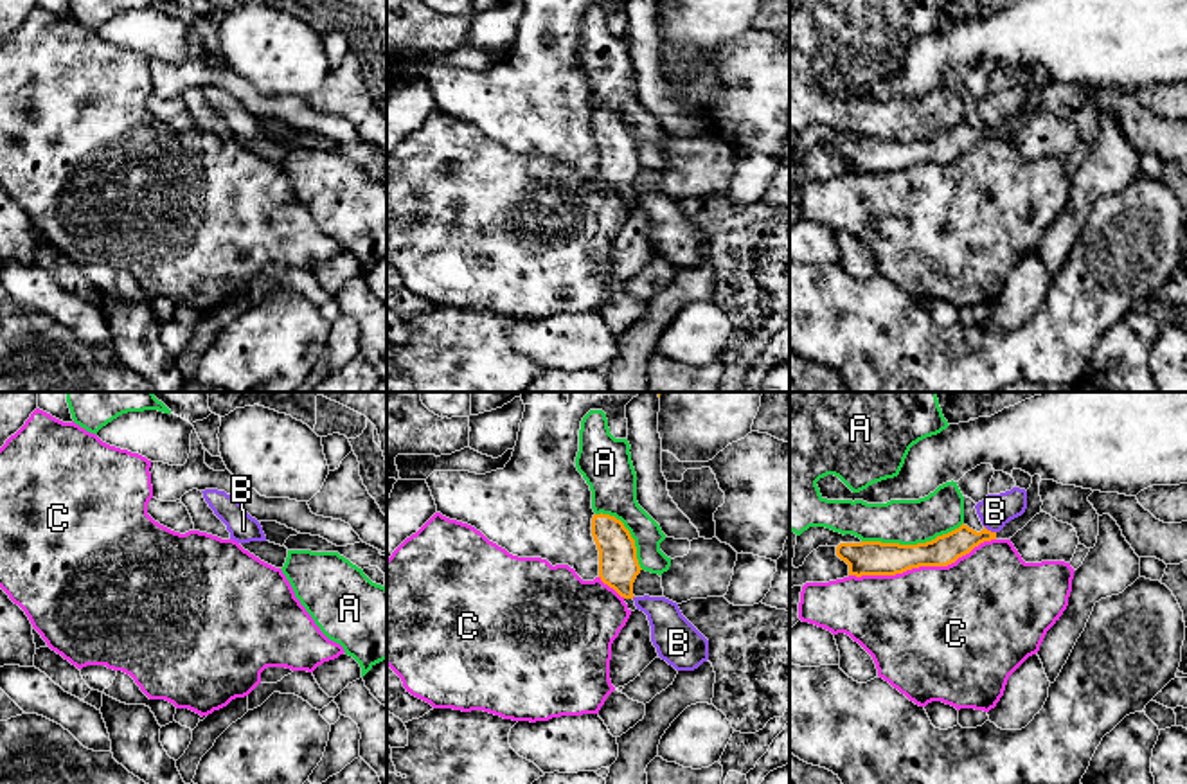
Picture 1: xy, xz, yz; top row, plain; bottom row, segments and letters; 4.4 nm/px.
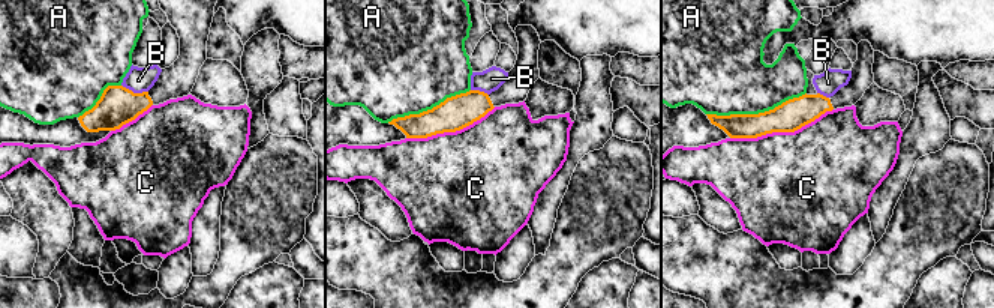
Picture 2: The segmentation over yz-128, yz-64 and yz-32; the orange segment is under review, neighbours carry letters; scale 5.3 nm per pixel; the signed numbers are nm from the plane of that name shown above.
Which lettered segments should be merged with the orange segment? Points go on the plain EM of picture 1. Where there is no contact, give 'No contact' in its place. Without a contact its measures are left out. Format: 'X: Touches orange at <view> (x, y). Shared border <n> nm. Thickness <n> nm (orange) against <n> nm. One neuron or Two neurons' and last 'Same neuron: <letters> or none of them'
A: Touches orange at yz (912, 142). Shared border 460 nm. Thickness 160 nm (orange) against 200 nm. Two neurons
B: Touches orange at yz (990, 128). Shared border 70 nm. Thickness 140 nm (orange) against 150 nm. Two neurons
C: Touches orange at yz (921, 162). Shared border 700 nm. Thickness 160 nm (orange) against 480 nm. Two neurons
Same neuron: none of them

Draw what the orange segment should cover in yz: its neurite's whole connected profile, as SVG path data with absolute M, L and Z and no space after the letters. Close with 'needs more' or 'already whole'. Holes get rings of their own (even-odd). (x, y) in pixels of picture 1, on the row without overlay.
M1034 72L1032 81L1027 86L1025 110L1005 120L1000 129L991 129L986 124L977 129L962 120L948 131L917 142L881 138L840 140L836 144L836 153L849 162L849 173L856 174L896 173L919 164L948 164L984 138L1013 135L1036 111L1040 111L1043 102L1040 79L1041 74Z | needs more

